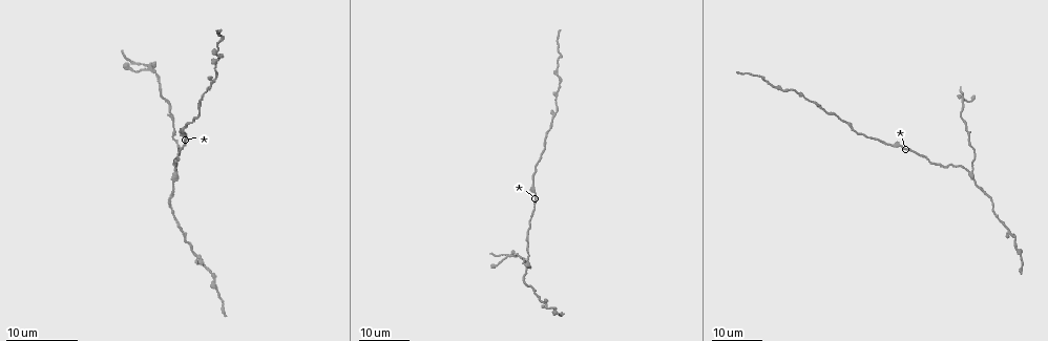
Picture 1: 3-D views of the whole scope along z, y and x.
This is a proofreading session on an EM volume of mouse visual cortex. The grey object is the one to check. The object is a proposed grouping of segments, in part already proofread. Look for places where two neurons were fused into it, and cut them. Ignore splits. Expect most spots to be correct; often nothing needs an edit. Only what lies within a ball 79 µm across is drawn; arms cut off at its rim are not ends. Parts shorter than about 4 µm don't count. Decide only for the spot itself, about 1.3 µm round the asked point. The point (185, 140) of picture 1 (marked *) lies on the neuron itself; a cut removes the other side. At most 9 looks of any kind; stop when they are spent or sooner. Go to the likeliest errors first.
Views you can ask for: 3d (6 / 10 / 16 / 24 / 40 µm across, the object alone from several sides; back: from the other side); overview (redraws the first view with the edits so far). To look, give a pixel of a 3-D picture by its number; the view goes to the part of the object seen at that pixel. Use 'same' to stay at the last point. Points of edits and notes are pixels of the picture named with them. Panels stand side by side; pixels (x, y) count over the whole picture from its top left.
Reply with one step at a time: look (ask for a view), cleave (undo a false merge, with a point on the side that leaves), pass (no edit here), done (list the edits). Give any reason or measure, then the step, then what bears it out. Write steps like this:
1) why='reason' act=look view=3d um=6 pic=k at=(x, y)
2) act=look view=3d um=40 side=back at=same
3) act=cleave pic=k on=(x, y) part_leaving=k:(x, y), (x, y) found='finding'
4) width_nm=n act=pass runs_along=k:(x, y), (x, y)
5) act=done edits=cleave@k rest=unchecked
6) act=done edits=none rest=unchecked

why='four or more arms meet' act=look view=3d um=24 pic=1 at=(963, 100)

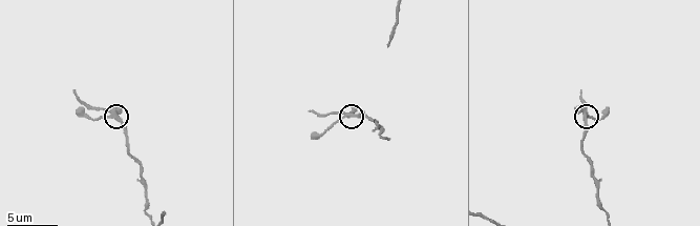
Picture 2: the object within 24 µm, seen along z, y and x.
why='zoom in' act=look view=3d um=10 pic=2 at=(346, 115)

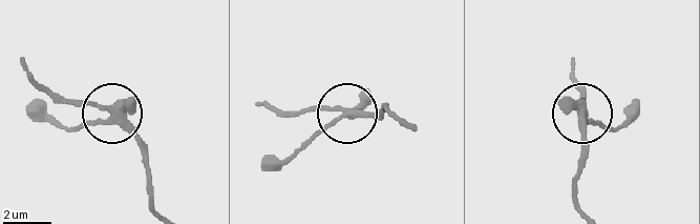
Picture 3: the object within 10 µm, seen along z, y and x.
width_nm=320 act=pass runs_along=3:(408, 126), (387, 108), (347, 115), (323, 126), (295, 155) found='all the same neuron'

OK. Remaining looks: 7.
why='three-way junction' act=look view=3d um=24 pic=1 at=(176, 173)

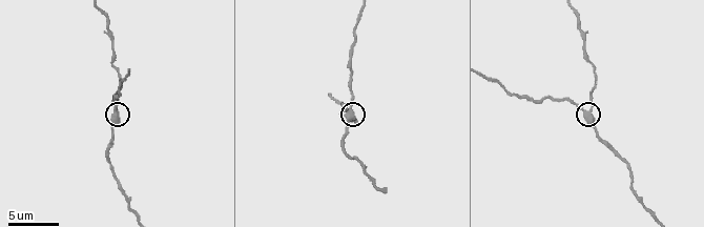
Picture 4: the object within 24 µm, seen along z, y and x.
act=look view=3d um=10 pic=4 at=(116, 113)

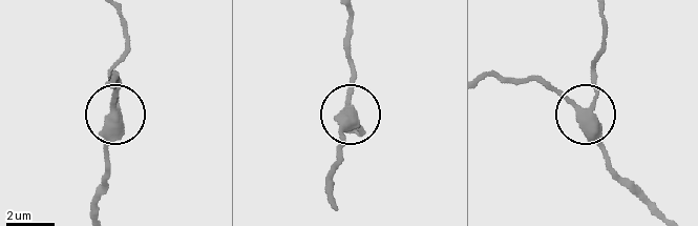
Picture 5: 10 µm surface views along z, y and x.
why='zoom in' act=look view=3d um=6 pic=5 at=(114, 114)

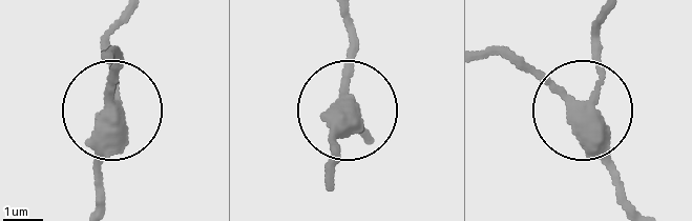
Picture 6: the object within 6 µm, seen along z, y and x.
act=pass runs_along=6:(114, 55), (114, 108), (121, 14) found='all the same neuron'

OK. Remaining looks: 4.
act=look view=3d um=24 pic=1 at=(1013, 235)

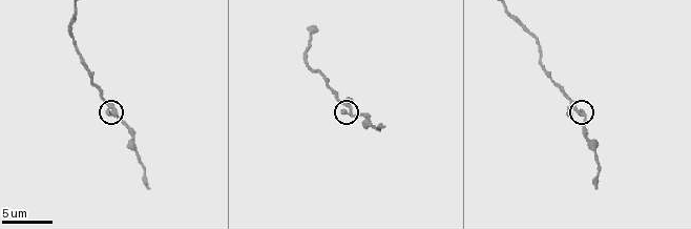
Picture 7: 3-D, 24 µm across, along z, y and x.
why='zoom in' act=look view=3d um=6 pic=7 at=(351, 111)

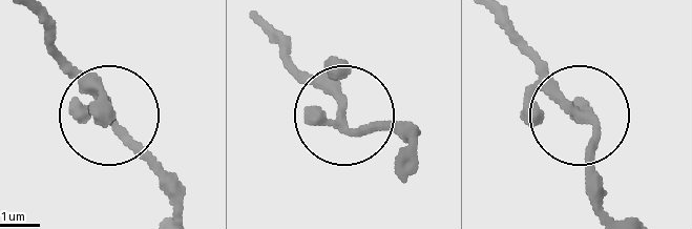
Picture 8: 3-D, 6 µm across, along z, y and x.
act=pass runs_along=8:(267, 24), (357, 131), (415, 125) found='continuous, no second neuron'

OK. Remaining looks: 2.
why='a narrow waist' act=look view=3d um=16 pic=4 at=(585, 44)

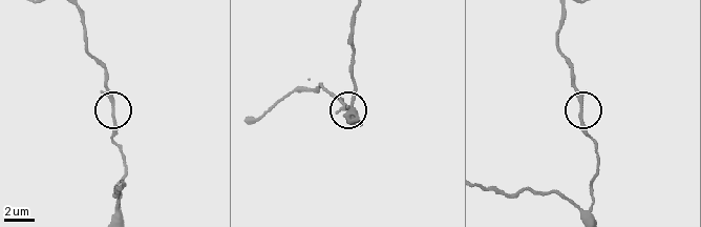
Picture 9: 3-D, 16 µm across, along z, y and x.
width_nm=220 act=pass runs_along=9:(484, 186), (558, 192), (589, 208), (596, 147), (574, 69) found='all the same neuron'

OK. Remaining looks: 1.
act=done edits=none rest=unchecked

